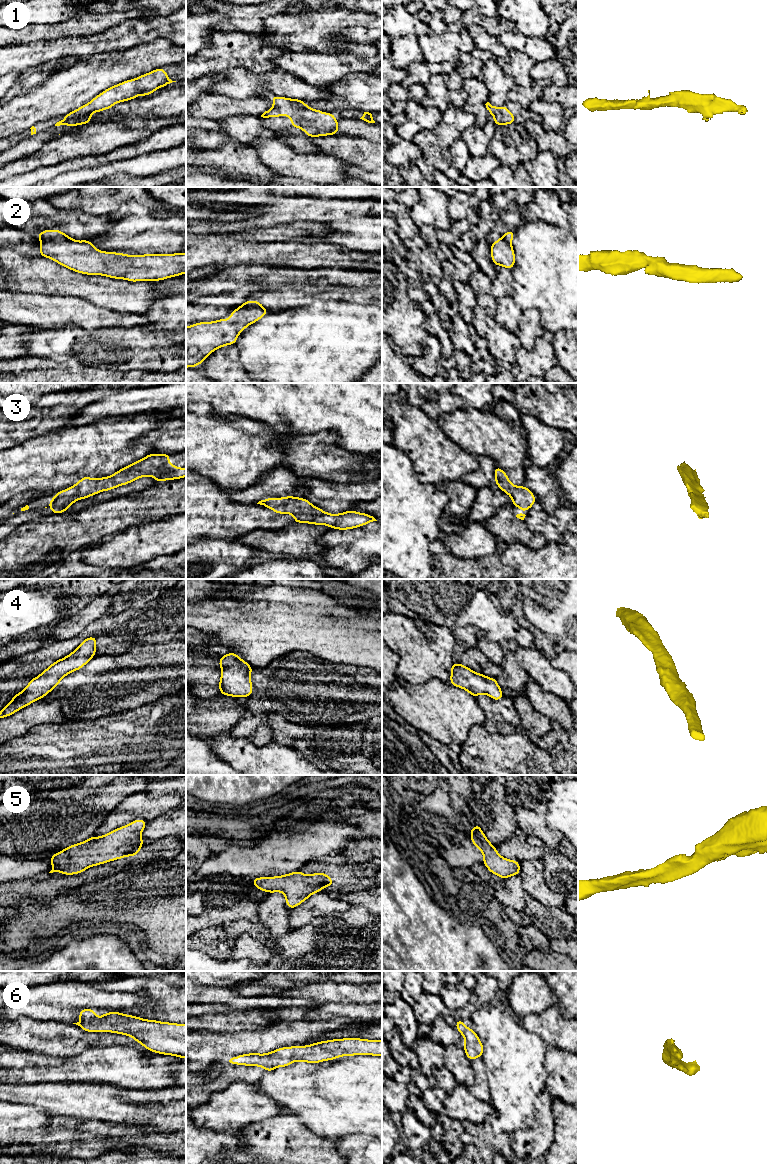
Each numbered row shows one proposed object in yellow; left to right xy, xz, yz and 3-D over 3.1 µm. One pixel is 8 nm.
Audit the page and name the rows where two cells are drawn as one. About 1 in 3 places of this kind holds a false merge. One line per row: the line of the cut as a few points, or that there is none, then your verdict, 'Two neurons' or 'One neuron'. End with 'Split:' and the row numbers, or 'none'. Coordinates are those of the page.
1: No split. One neuron
2: No split. One neuron
3: No split. One neuron
4: No split. One neuron
5: No split. One neuron
6: No split. One neuron
Split: none

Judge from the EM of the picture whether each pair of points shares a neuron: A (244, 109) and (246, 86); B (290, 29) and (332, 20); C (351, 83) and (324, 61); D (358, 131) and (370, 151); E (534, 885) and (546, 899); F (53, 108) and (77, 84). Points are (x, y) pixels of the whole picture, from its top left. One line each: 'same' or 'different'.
A: different
B: same
C: different
D: different
E: same
F: same

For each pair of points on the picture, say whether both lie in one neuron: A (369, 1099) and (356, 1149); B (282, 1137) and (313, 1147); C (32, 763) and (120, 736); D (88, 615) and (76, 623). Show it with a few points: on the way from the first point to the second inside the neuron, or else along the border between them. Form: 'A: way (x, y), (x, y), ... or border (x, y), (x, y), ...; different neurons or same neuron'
A: border (371, 1135), (348, 1133), (337, 1138); different neurons
B: way (290, 1140), (297, 1147), (305, 1147); same neuron
C: way (54, 763), (65, 763), (74, 755), (98, 747); same neuron
D: way (85, 616), (79, 620); same neuron

